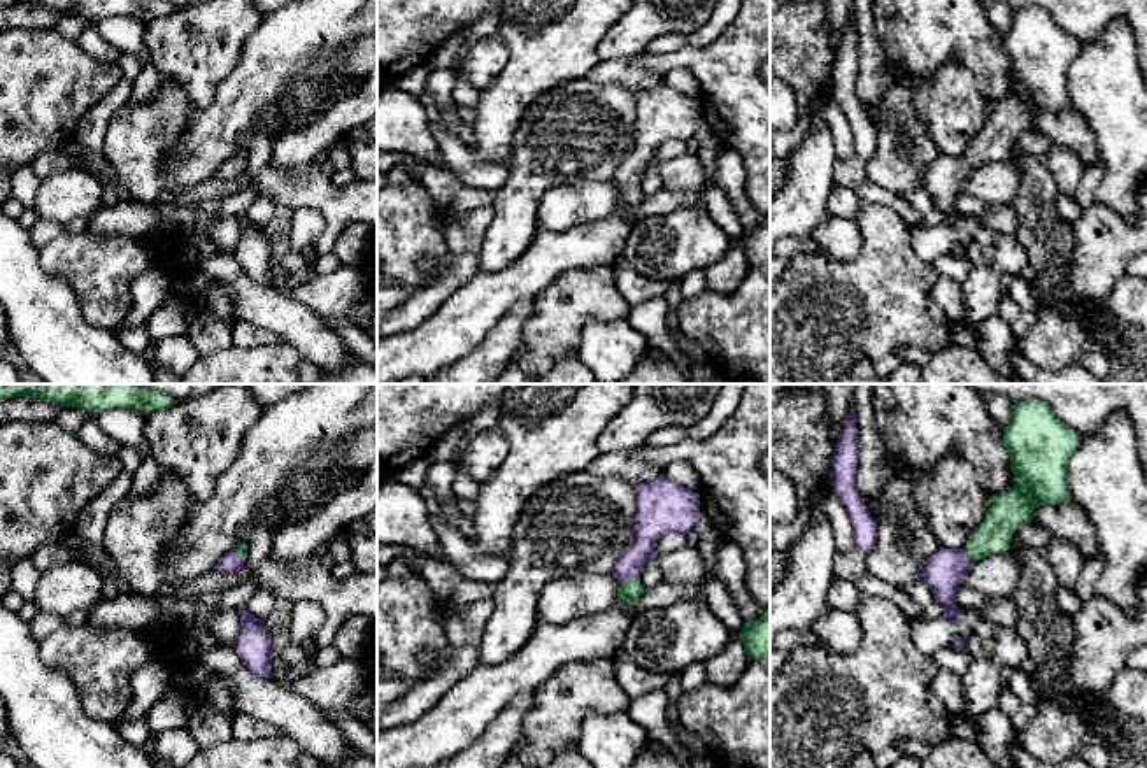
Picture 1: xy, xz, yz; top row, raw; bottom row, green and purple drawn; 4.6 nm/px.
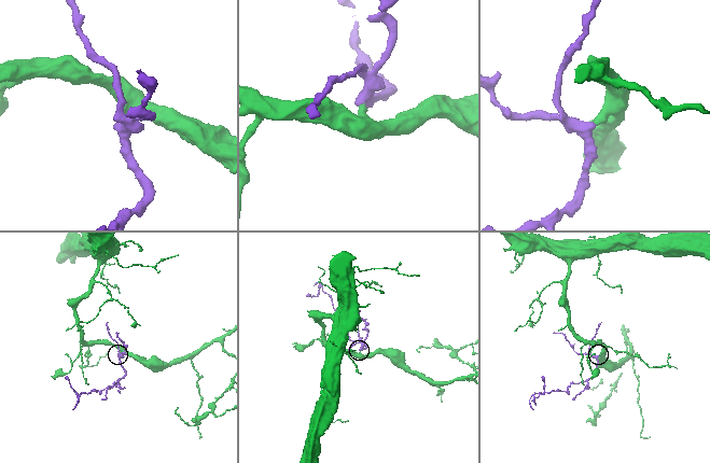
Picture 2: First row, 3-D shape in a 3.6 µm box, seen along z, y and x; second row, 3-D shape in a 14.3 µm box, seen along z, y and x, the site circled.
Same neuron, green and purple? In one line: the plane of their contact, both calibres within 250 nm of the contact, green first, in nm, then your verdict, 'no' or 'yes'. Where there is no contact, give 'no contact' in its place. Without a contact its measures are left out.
xz | 100/130 nm | yes

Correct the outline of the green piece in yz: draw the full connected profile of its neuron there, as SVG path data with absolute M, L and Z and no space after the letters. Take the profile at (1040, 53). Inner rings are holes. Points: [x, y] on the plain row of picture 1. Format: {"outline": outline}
{"outline": "M1028 7L1012 12L1003 46L1010 60L1014 95L991 105L986 126L963 156L942 154L919 181L933 207L944 214L945 226L956 226L963 219L956 212L956 200L975 168L1005 160L1012 140L1031 132L1038 112L1072 110L1068 70L1080 53L1079 39L1065 32L1045 9Z"}

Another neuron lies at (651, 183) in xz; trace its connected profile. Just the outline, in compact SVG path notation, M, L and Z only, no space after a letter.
M652 165L644 175L642 175L642 181L640 181L640 189L644 193L644 196L651 196L651 195L656 195L661 188L663 188L663 182L661 182L661 177L658 174L658 167Z

